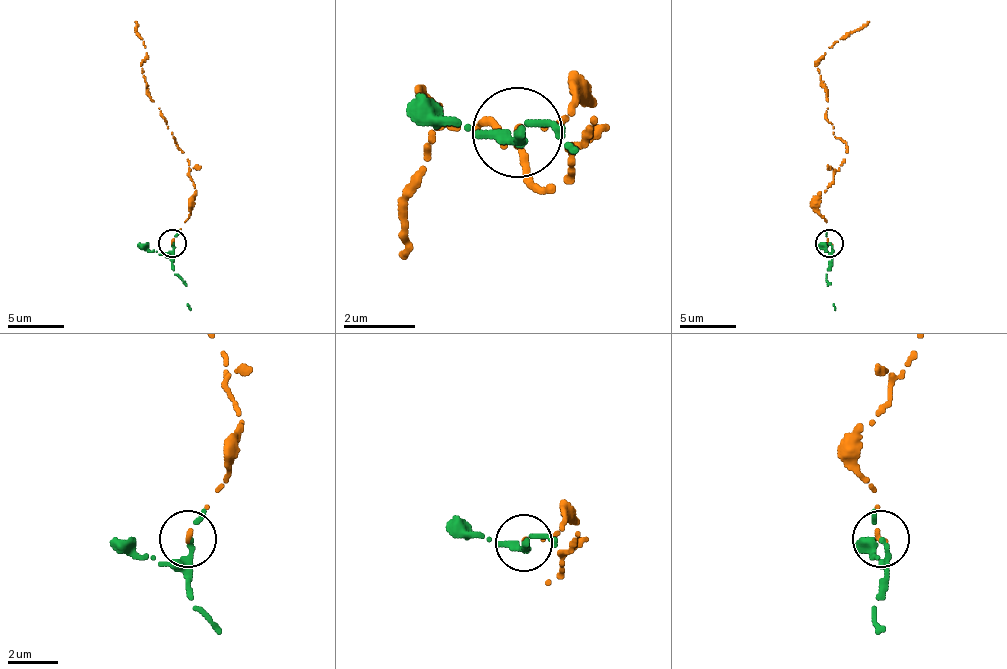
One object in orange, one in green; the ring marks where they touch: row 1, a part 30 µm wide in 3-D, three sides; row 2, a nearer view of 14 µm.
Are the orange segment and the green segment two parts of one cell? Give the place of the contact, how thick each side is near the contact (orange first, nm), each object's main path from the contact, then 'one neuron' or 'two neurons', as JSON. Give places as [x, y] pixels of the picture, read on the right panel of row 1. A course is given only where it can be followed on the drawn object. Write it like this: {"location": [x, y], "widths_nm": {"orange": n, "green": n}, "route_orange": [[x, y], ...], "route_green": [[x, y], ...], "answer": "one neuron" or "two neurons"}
{"location": [829, 243], "widths_nm": {"orange": 170, "green": 240}, "route_orange": [[828, 244], [820, 192], [825, 192], [848, 147], [834, 136], [825, 116], [817, 62], [828, 48], [868, 22]], "route_green": [[828, 244], [831, 266], [825, 275], [834, 309]], "answer": "two neurons"}

